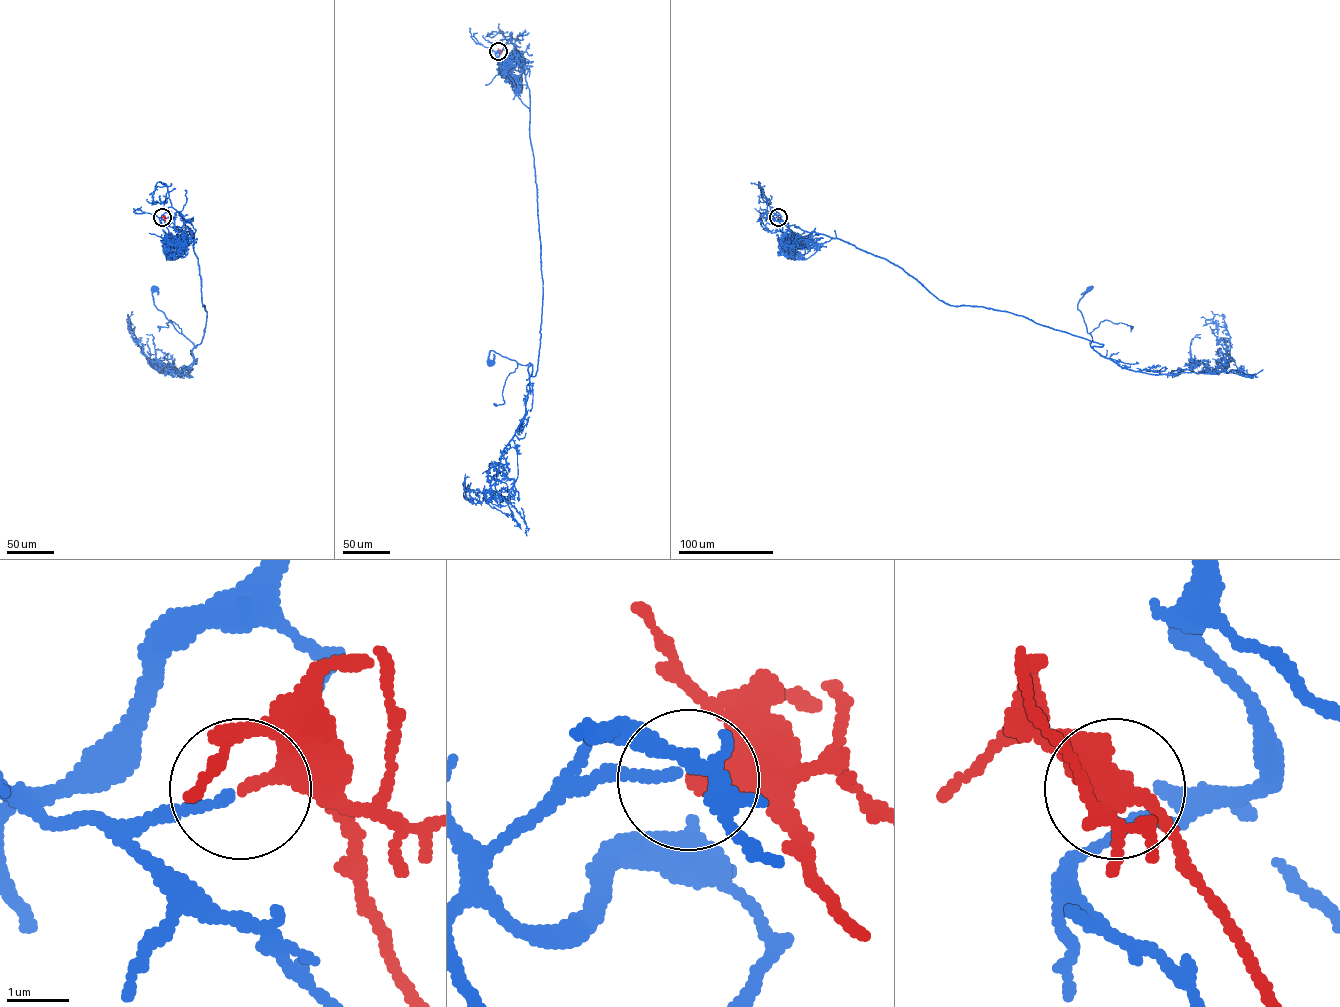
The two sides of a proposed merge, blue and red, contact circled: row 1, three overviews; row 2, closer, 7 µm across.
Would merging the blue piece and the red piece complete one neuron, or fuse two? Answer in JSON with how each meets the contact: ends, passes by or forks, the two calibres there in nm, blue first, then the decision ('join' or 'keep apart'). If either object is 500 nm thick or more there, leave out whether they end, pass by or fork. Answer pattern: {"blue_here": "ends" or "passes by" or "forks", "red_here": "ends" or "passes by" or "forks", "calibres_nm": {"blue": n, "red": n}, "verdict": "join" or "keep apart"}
{"blue_here": "ends", "red_here": "ends", "calibres_nm": {"blue": 160, "red": 280}, "verdict": "join"}

